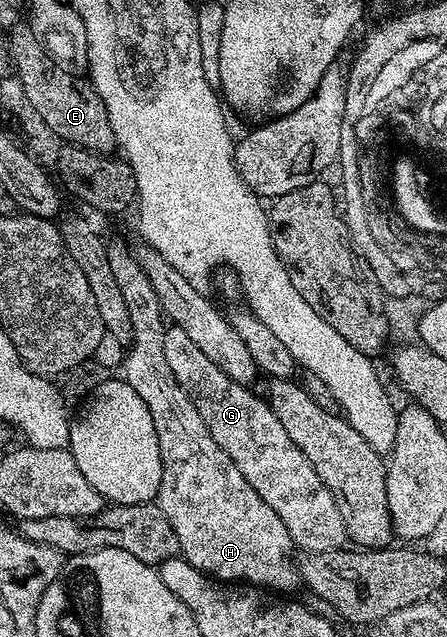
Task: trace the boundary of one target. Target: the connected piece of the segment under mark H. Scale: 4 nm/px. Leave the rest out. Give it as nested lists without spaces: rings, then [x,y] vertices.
[[[107,242],[107,255],[109,256],[109,268],[113,268],[113,276],[121,288],[121,297],[129,308],[129,324],[131,325],[131,341],[126,347],[127,359],[123,362],[121,377],[128,382],[145,400],[145,408],[149,408],[149,416],[153,416],[153,428],[157,428],[157,444],[159,455],[163,465],[163,479],[159,485],[159,497],[157,505],[169,520],[173,532],[179,541],[179,554],[193,564],[203,574],[209,574],[212,578],[228,584],[250,584],[255,588],[266,588],[271,592],[283,592],[279,590],[300,589],[301,579],[297,569],[296,559],[291,559],[293,543],[289,536],[289,528],[281,524],[281,516],[249,488],[249,480],[241,476],[237,464],[225,456],[225,452],[213,440],[209,428],[205,428],[205,420],[197,412],[193,400],[181,388],[179,381],[173,376],[173,368],[165,361],[165,315],[157,294],[149,284],[145,272],[141,268],[138,257],[123,242]]]

